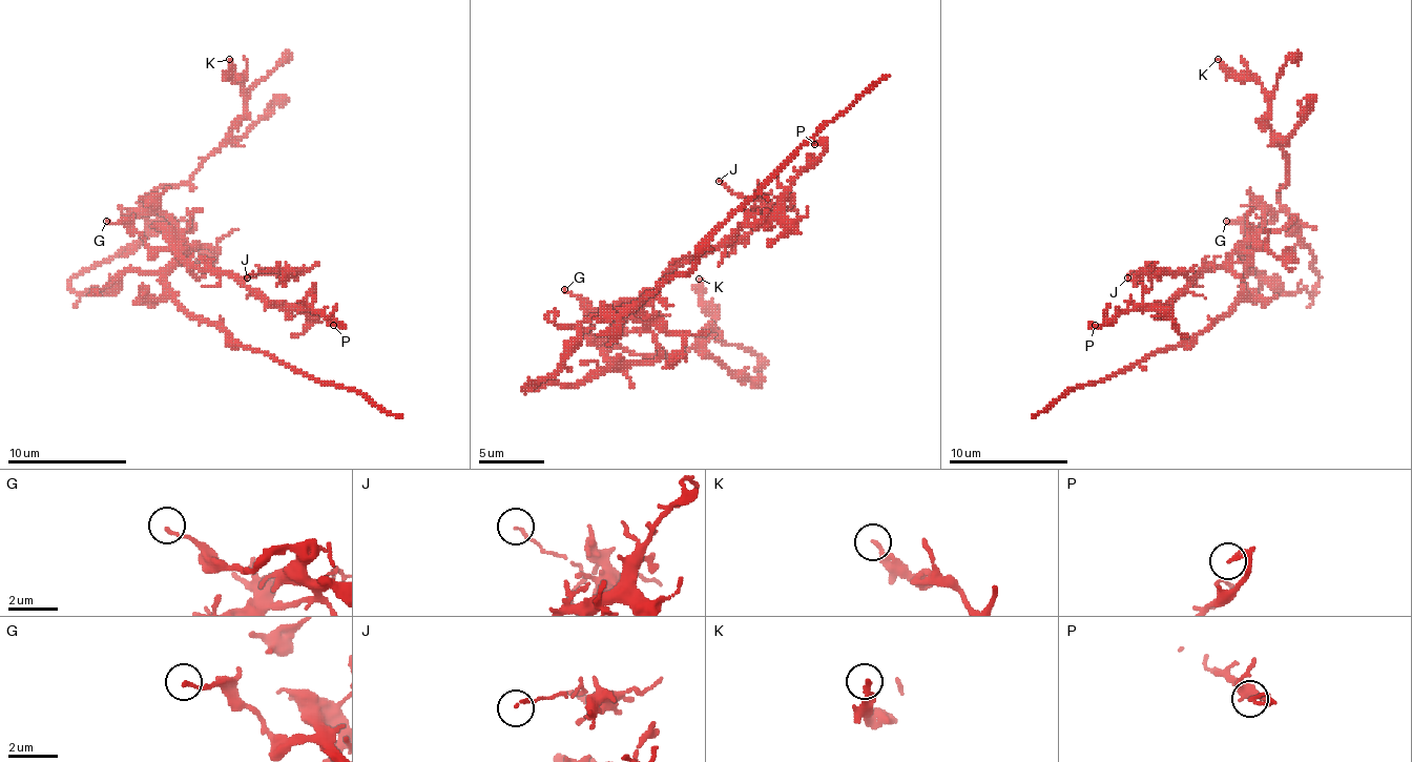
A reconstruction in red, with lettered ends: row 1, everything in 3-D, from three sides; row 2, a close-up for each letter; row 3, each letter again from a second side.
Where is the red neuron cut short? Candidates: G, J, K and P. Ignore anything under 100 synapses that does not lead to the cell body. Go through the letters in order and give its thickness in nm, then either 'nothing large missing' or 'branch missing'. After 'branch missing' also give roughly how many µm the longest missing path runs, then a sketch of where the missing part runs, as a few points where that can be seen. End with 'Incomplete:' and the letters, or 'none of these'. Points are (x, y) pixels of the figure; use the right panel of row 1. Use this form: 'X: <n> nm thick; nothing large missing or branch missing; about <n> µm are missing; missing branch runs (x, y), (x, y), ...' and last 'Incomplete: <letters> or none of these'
G: 120 nm thick; nothing large missing
J: 120 nm thick; nothing large missing
K: 180 nm thick; nothing large missing
P: 140 nm thick; nothing large missing
Incomplete: none of these

